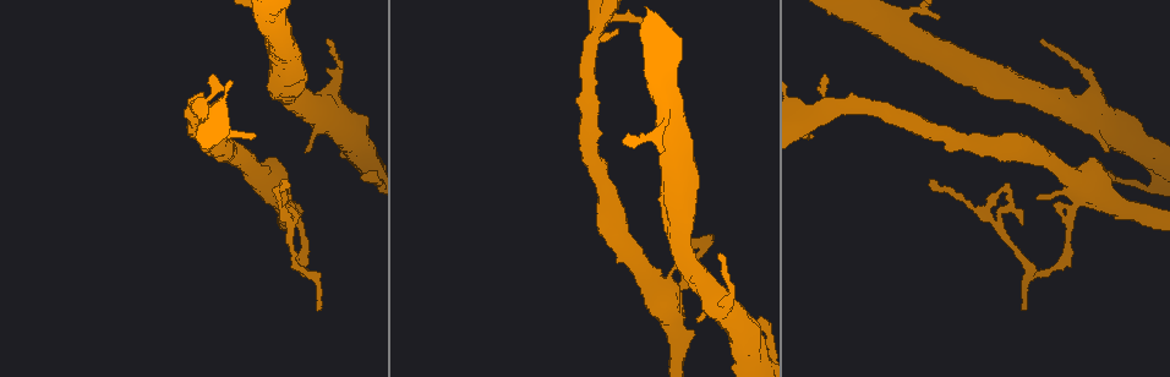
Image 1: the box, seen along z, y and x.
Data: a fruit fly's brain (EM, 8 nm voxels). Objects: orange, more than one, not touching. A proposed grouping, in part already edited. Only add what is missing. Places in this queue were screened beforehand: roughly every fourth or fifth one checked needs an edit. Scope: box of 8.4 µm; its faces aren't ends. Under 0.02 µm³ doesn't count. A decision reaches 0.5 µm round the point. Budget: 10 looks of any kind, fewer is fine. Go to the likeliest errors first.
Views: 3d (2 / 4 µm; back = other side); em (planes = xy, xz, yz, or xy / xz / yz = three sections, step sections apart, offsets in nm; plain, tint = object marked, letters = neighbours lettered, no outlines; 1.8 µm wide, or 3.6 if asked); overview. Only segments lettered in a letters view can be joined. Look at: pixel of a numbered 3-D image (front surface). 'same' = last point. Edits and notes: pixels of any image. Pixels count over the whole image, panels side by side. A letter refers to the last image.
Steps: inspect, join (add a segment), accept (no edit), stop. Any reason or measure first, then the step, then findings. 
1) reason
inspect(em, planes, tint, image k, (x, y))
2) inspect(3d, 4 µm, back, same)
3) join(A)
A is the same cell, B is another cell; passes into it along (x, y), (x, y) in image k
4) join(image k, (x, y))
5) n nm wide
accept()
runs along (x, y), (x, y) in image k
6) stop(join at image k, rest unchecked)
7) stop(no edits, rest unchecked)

tapers out
inspect(em, planes, plain, image 1, (1024, 309))

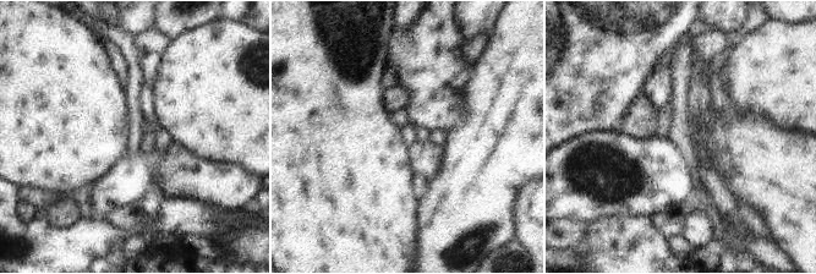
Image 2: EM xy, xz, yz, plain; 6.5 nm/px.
see the neighbours
inspect(em, planes, letters, same)

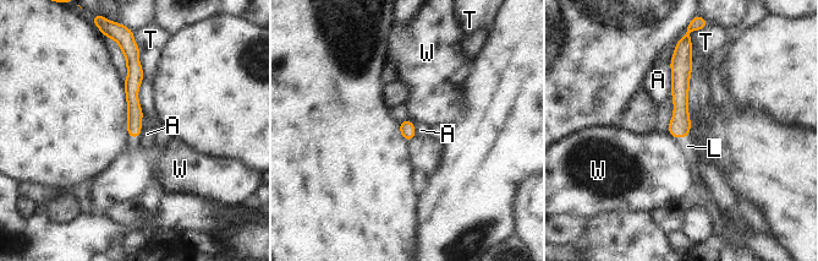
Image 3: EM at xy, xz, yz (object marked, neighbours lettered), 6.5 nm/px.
join(image 3, (687, 146))
L is the same cell, A, T and W are other cells; passes into it along (680, 124), (681, 136), (687, 146) in image 3; the neuron continues

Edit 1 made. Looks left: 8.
free end
inspect(3d, 4 µm, image 1, (1109, 174))

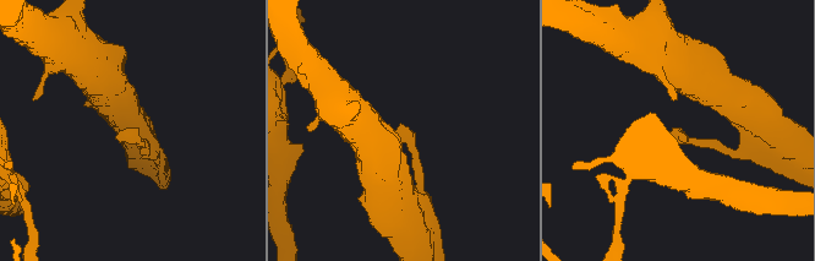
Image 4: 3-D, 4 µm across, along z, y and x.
need the tissue
inspect(em, planes, letters, image 4, (681, 134))

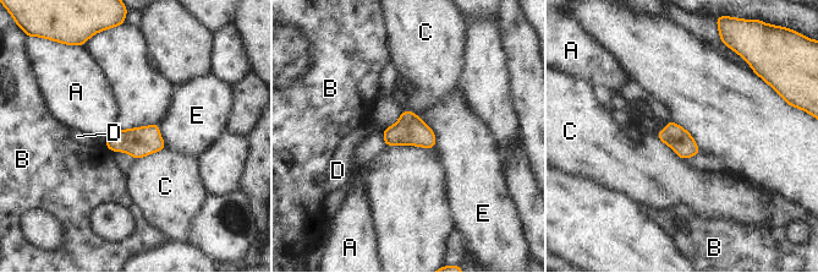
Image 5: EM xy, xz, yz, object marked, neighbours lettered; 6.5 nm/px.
E touches over 240 nm
accept()
A, B, C, D and E are other cells; border along (165, 147), (135, 159) in image 5; no lettered segment goes on from it

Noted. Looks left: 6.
free end
inspect(em, yz, step 16, tint, image 1, (811, 136))

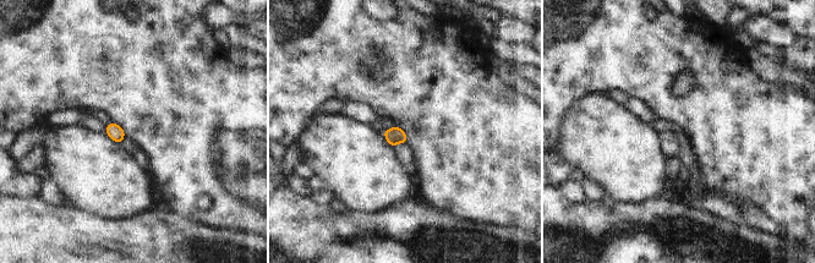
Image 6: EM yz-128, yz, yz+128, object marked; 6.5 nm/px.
another direction
inspect(em, planes, letters, same)

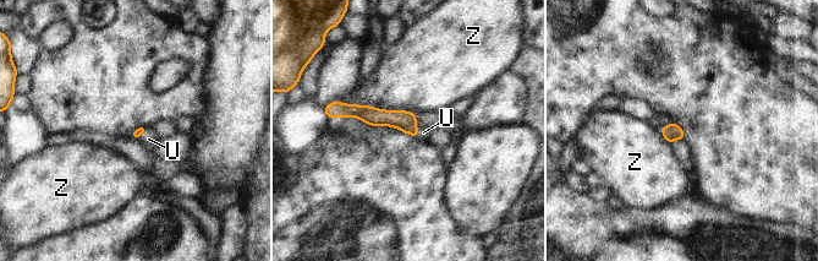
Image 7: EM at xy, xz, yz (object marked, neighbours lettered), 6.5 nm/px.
join(image 7, (148, 139))
U is the same cell, Z is another cell; passes into it along (138, 131), (142, 132), (148, 139) in image 7; it goes on there

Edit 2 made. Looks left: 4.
thin end
inspect(em, planes, letters, image 1, (932, 182))

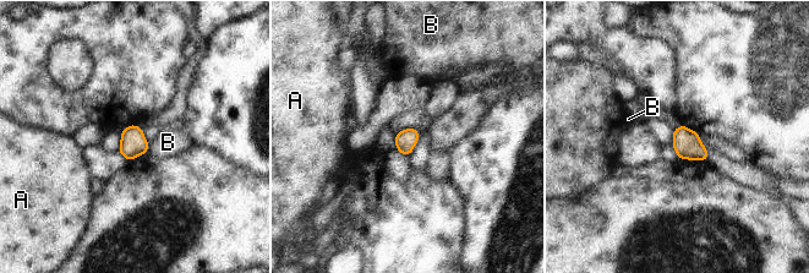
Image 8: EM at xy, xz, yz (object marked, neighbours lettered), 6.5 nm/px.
140 nm wide
accept()
A and B are other cells; border along (147, 142), (148, 151) in image 8; none of them fits

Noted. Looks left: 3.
stop(join at image 3, join at image 7, rest unchecked)

